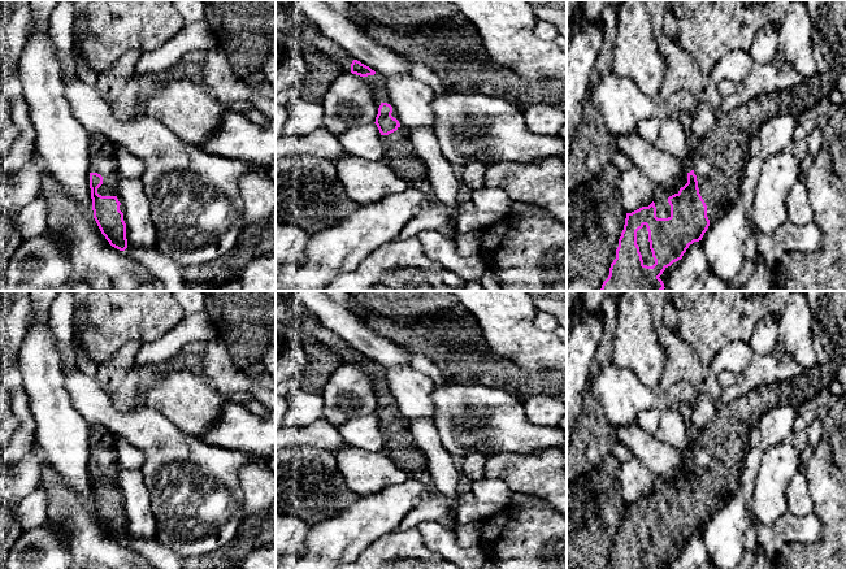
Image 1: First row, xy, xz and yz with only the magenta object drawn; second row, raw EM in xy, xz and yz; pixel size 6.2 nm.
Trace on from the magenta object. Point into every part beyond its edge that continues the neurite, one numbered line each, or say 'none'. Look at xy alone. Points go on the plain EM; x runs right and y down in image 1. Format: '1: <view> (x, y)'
1: xy (102, 441)

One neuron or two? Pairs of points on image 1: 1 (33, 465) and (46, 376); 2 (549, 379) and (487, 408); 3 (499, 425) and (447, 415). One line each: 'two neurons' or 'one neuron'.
1: two neurons
2: two neurons
3: one neuron

